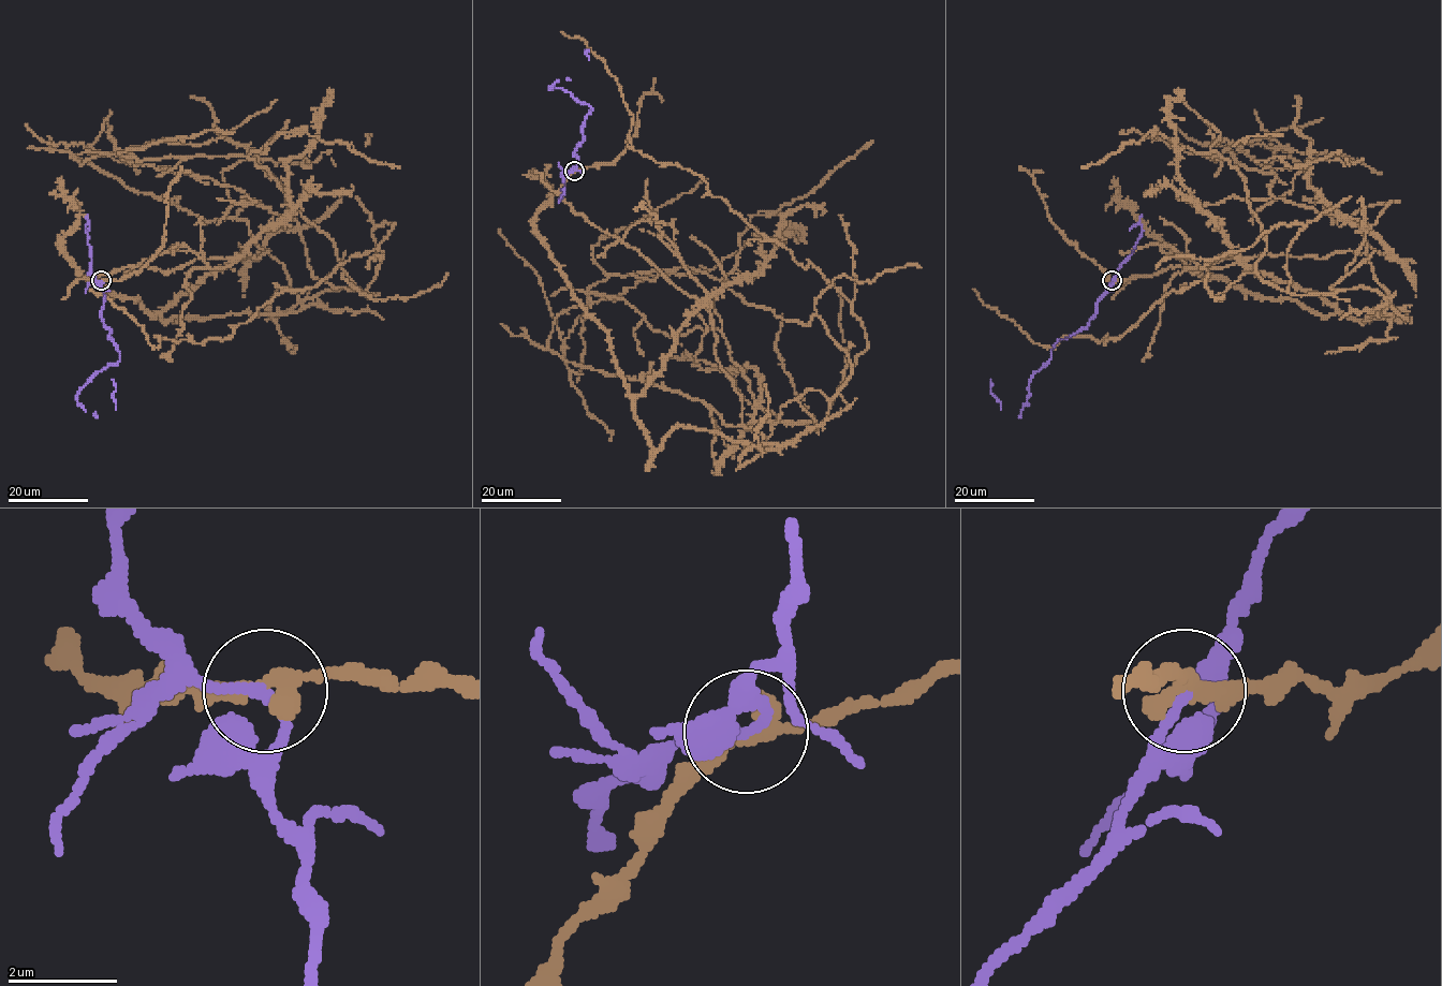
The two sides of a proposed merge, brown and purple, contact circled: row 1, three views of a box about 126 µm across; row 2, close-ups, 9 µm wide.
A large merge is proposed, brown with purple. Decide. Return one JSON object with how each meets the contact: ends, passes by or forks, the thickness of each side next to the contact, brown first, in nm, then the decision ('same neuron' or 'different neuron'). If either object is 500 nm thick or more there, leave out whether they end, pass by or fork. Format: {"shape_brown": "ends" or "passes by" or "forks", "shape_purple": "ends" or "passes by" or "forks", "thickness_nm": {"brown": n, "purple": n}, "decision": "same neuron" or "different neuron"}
{"shape_brown": "passes by", "shape_purple": "passes by", "thickness_nm": {"brown": 300, "purple": 170}, "decision": "different neuron"}

